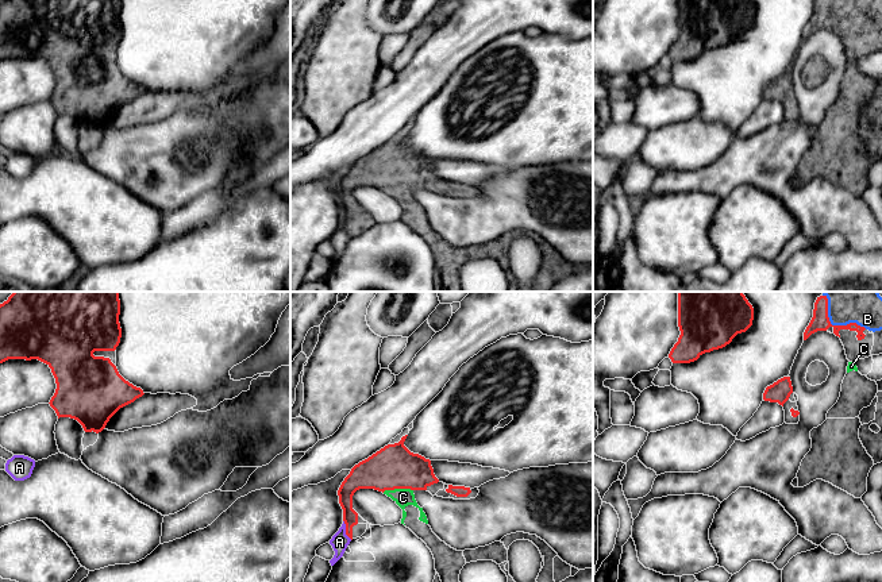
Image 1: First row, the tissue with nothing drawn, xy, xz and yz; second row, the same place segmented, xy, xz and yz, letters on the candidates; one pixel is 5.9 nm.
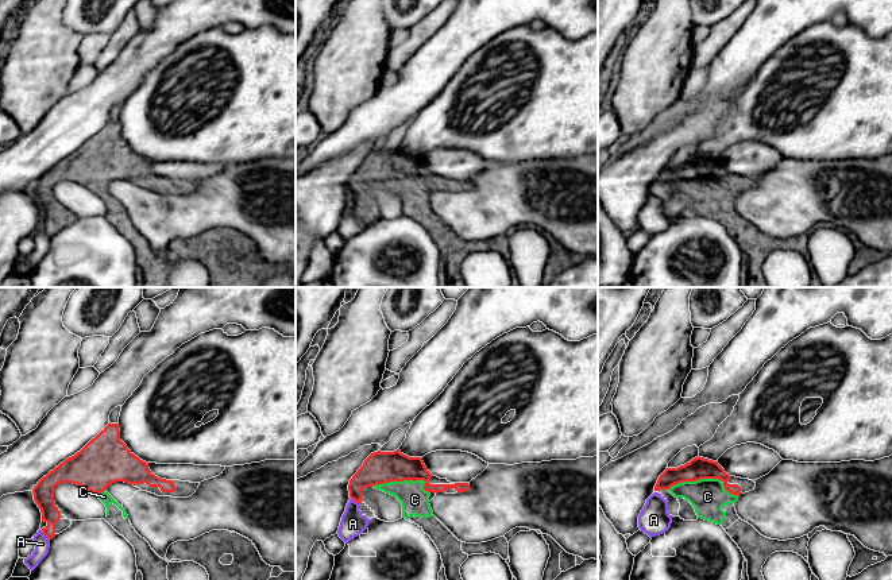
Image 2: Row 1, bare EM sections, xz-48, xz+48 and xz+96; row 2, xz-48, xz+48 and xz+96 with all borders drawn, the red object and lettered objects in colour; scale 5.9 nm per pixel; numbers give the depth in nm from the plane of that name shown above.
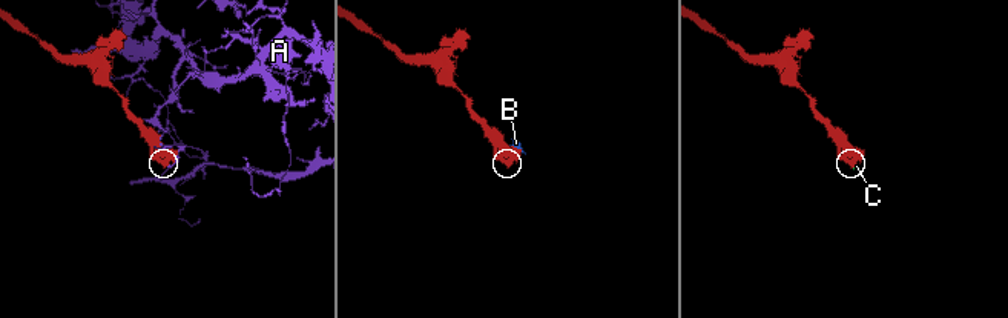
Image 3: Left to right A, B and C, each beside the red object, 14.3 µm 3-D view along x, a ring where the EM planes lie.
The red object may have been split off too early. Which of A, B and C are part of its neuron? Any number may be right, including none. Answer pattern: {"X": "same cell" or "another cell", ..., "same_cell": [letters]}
{"A": "another cell", "B": "same cell", "C": "same cell", "same_cell": ["B", "C"]}

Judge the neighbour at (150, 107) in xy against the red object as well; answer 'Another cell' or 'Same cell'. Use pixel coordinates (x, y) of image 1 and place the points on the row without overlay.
Another cell

